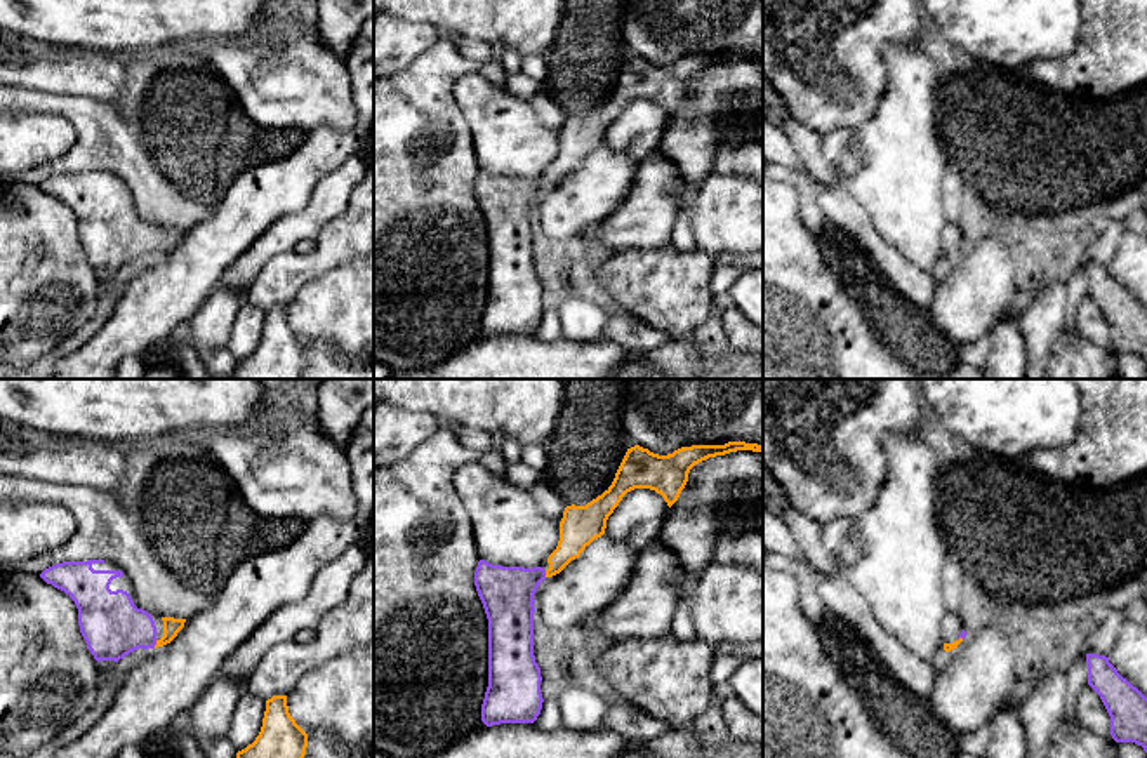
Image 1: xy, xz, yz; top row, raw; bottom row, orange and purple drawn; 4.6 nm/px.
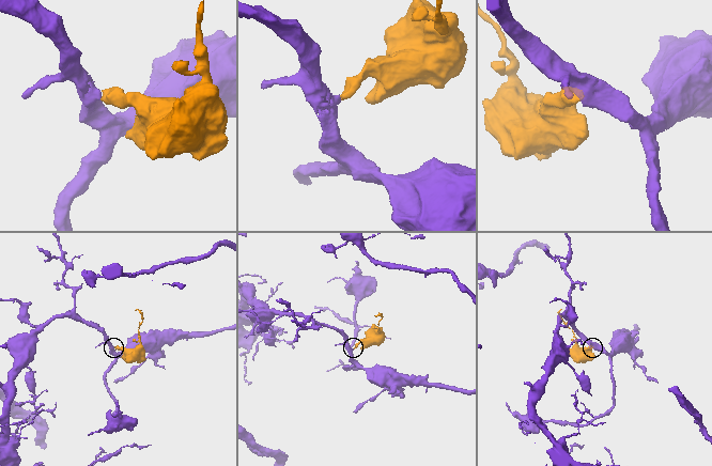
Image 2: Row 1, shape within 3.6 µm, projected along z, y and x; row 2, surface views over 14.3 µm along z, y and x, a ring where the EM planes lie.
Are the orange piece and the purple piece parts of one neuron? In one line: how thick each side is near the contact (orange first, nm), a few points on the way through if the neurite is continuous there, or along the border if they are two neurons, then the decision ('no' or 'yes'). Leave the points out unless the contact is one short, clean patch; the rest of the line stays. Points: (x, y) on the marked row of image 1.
calibres 80 and 280 nm; way xy (171, 626), (171, 631), (157, 644), (134, 628), (112, 626); yes

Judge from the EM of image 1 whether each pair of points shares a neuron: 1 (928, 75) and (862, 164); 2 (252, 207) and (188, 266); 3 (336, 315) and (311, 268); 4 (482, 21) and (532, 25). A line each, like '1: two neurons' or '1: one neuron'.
1: one neuron
2: one neuron
3: two neurons
4: one neuron

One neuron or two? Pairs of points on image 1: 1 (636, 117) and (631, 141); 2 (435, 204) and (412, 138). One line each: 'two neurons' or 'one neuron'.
1: one neuron
2: one neuron

